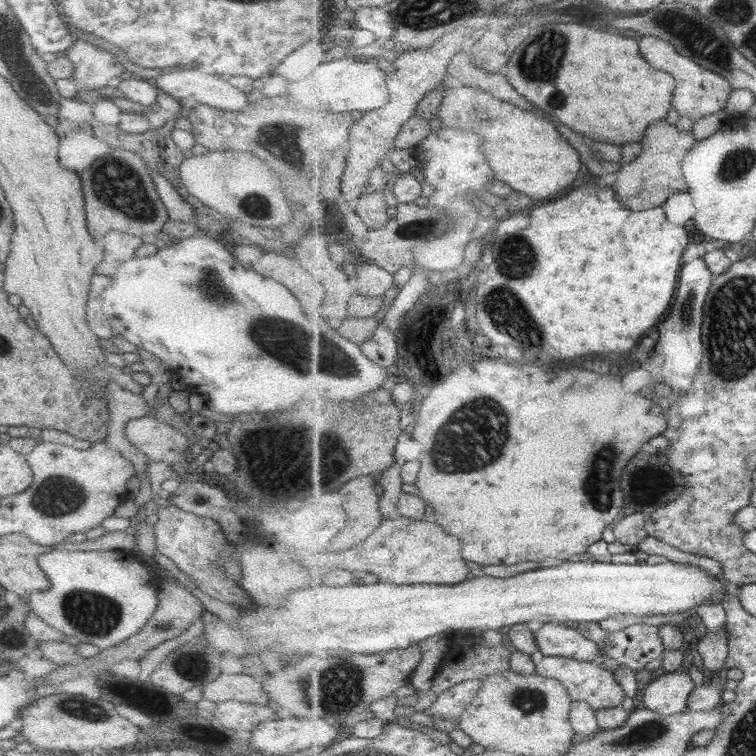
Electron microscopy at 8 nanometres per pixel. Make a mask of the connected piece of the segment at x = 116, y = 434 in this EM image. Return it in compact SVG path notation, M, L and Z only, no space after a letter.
M108 379L105 387L109 420L106 426L108 432L103 441L119 451L120 455L132 464L135 473L146 472L148 460L142 451L128 442L124 435L124 426L129 419L150 414L151 408L147 406L139 391L123 388L111 379Z

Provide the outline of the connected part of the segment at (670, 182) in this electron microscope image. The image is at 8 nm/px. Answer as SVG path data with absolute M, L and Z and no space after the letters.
M666 121L649 124L642 141L641 153L635 160L622 164L616 173L616 180L609 186L613 188L610 191L612 198L615 202L622 201L627 208L641 212L662 207L675 191L689 192L690 186L683 170L683 163L697 142L693 130L684 132Z

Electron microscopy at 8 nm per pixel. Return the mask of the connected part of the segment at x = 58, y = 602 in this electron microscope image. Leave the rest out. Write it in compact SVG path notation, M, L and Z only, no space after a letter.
M51 550L37 558L37 565L45 573L50 586L43 593L31 593L25 600L30 612L65 636L75 636L79 642L89 642L99 648L115 646L139 632L157 608L157 581L160 578L155 580L155 576L151 576L145 566L141 566L137 560L131 560L131 554L119 550Z

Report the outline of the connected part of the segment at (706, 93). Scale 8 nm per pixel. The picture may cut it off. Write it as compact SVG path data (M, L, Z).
M659 37L643 38L641 40L641 52L643 56L647 56L647 60L651 60L651 64L655 64L655 68L671 72L675 76L676 90L673 98L673 110L677 110L681 116L687 115L693 120L703 118L707 114L715 114L719 110L727 108L734 89L731 87L730 81L720 76L715 71L704 68L691 57L685 56L678 50L675 50L673 44L659 40Z

